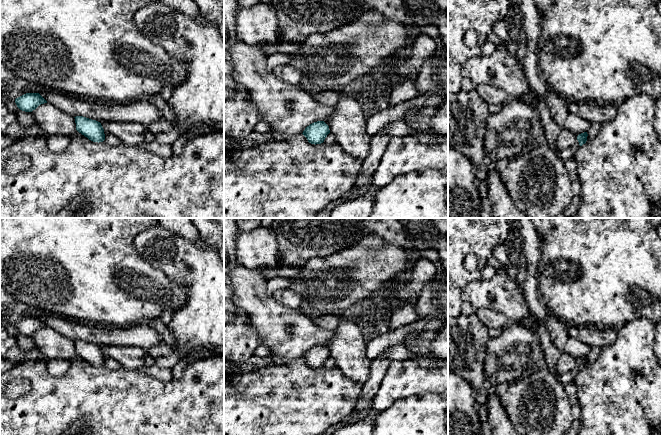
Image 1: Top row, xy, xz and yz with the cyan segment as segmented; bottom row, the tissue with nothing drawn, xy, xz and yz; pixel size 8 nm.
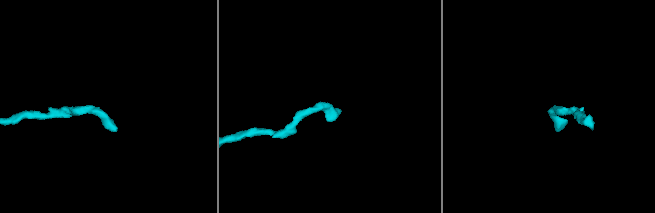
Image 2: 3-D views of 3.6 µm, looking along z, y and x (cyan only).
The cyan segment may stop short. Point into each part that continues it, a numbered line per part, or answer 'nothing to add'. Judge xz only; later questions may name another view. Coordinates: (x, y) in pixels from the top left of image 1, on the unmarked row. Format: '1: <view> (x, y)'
nothing to add

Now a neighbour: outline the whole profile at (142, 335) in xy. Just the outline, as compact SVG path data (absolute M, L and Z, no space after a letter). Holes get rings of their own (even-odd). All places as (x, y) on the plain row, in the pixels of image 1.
M54 315L39 318L48 327L73 341L83 340L100 347L105 345L134 346L147 352L164 343L162 336L148 322L122 328L96 325Z

